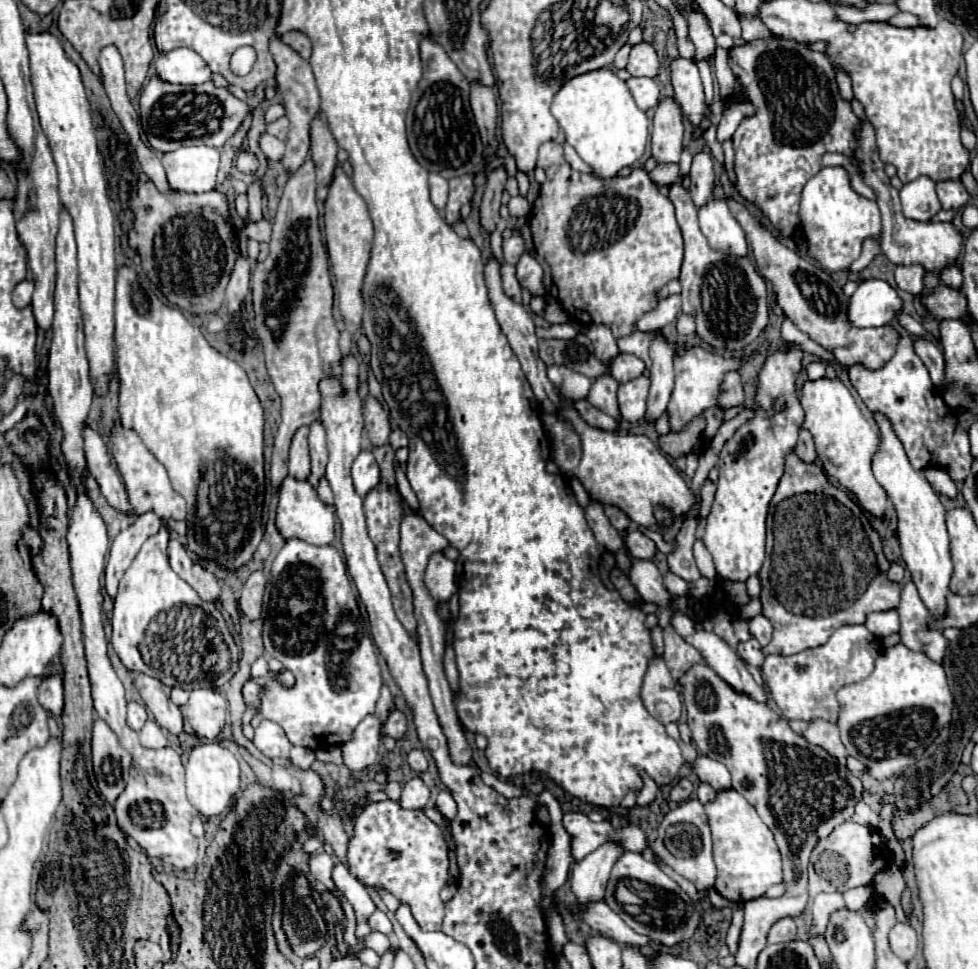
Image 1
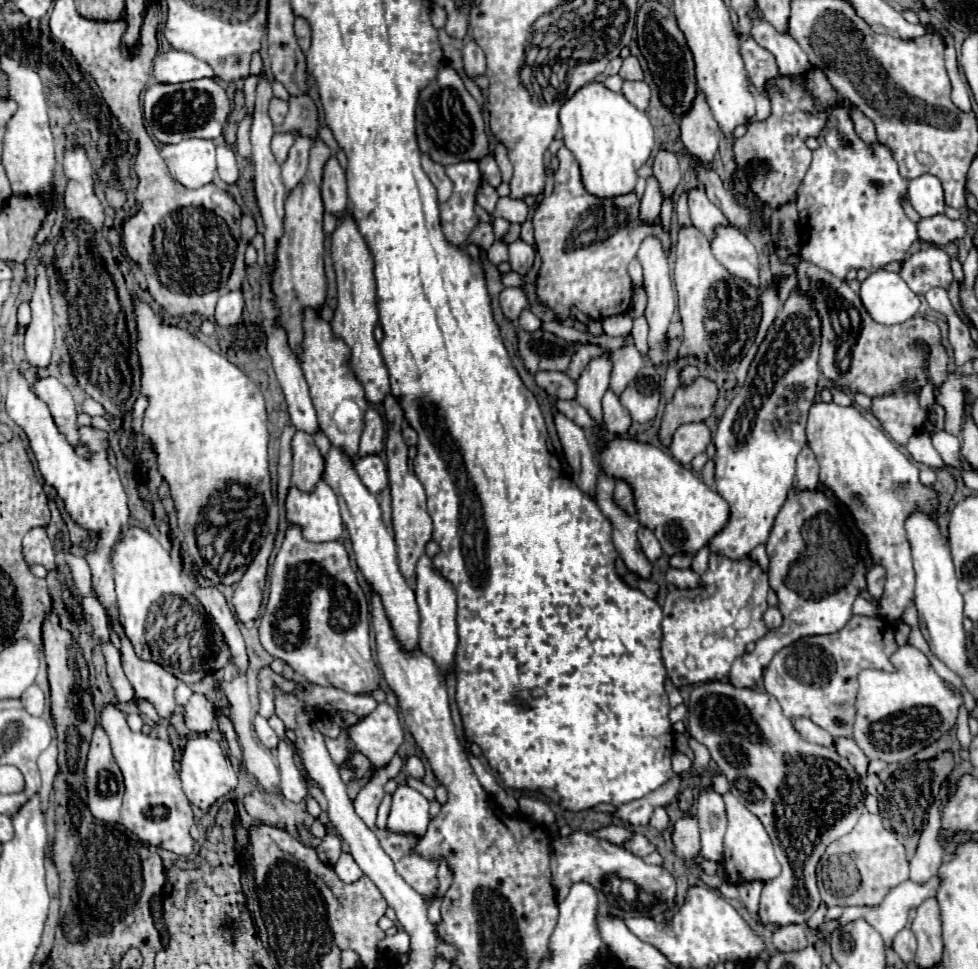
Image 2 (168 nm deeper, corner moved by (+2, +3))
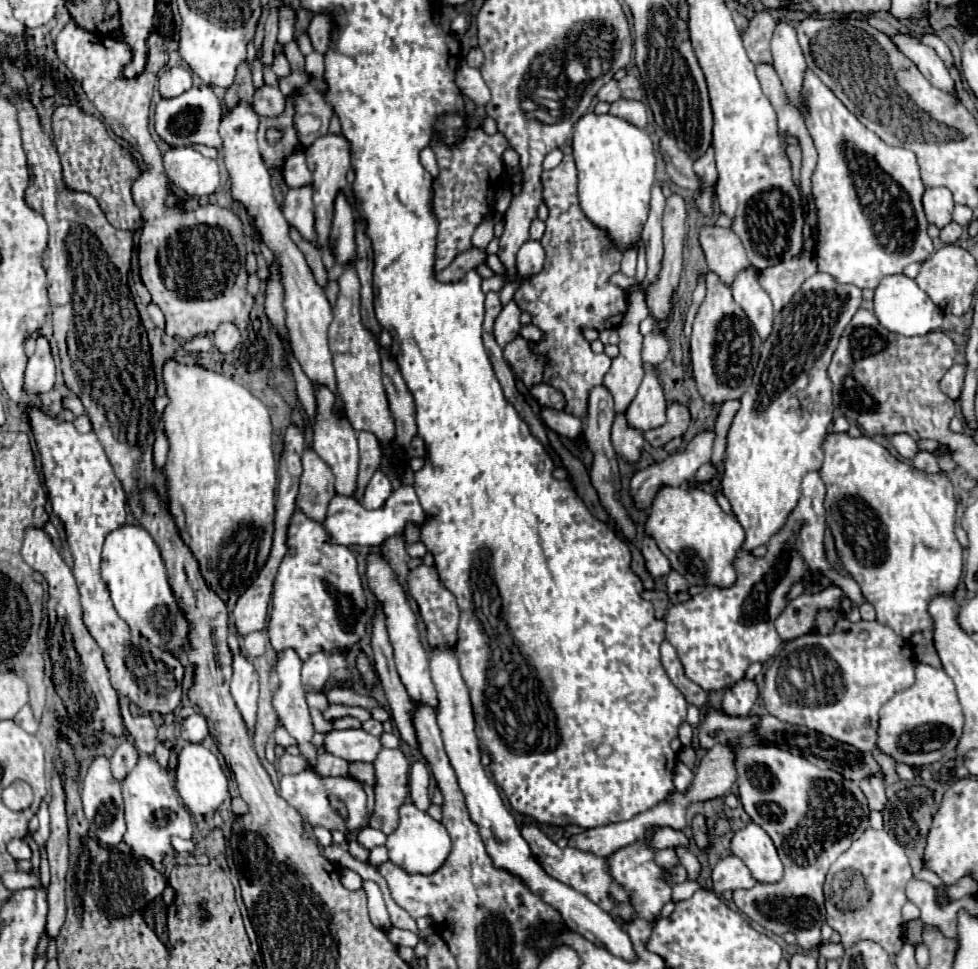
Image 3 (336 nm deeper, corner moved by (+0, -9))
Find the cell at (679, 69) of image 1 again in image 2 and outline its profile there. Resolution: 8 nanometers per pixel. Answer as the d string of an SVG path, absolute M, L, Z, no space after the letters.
M696 90L696 98L688 112L684 112L680 122L680 138L686 150L704 162L712 162L714 154L718 152L720 140L720 126L714 120L706 96L702 90Z

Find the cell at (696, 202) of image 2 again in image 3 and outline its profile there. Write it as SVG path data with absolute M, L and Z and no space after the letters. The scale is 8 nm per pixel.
M704 226L700 232L700 244L710 272L714 272L726 286L732 286L738 272L750 266L746 260L746 250L738 244L738 236L734 236L730 228Z

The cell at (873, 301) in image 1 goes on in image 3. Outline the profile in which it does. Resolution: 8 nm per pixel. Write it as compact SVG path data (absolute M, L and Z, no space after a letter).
M904 274L886 276L886 280L882 280L874 292L874 314L884 328L890 328L890 332L898 332L902 336L924 336L928 332L940 330L944 318L942 310L930 300L930 296Z

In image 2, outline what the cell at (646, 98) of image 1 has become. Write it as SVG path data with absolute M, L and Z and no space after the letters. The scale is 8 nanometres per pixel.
M640 80L640 82L624 82L622 94L640 110L646 110L650 104L650 86Z

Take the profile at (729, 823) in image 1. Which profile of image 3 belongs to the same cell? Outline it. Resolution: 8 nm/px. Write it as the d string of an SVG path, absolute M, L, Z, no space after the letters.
M754 822L738 830L732 838L732 854L742 858L758 882L780 882L784 866L772 838Z

